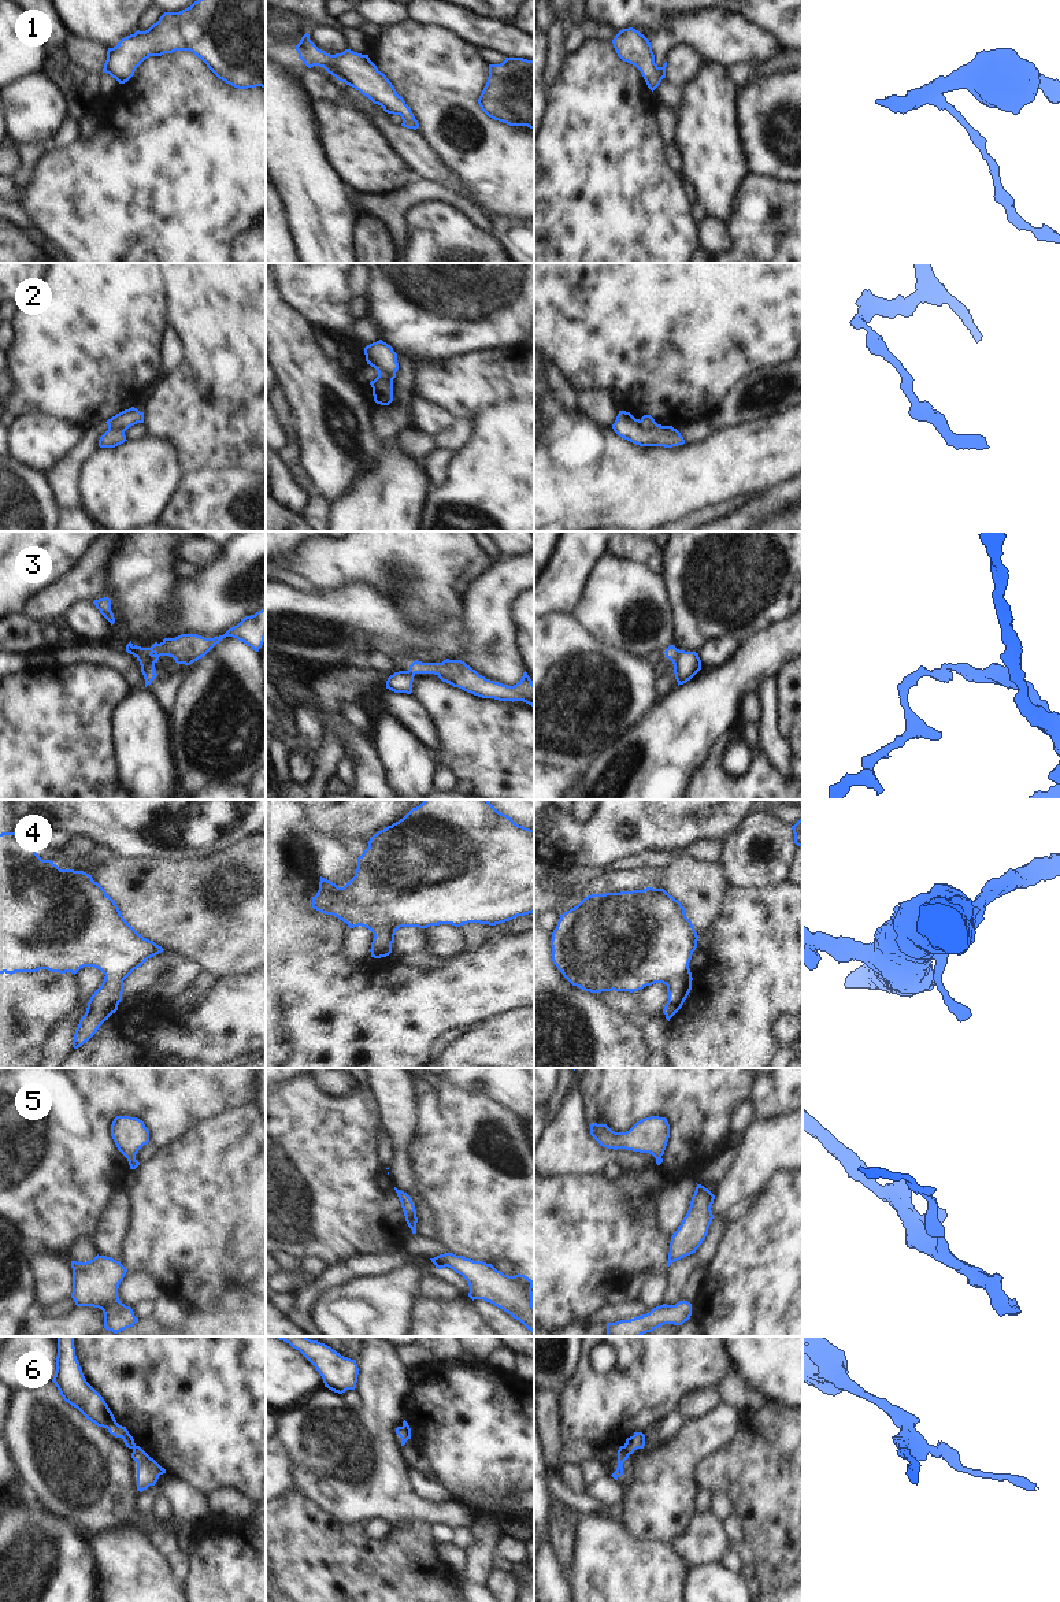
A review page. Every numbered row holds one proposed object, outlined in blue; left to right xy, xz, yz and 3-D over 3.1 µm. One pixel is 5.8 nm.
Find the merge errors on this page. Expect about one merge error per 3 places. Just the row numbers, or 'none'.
2, 3, 6

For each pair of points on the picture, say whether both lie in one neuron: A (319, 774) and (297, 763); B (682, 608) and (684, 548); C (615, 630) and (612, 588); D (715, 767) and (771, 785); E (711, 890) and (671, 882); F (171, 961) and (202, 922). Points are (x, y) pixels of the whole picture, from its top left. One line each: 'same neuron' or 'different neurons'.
A: different neurons
B: same neuron
C: same neuron
D: same neuron
E: same neuron
F: different neurons

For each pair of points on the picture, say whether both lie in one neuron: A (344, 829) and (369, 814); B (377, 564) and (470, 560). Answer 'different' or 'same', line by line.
A: same
B: same

